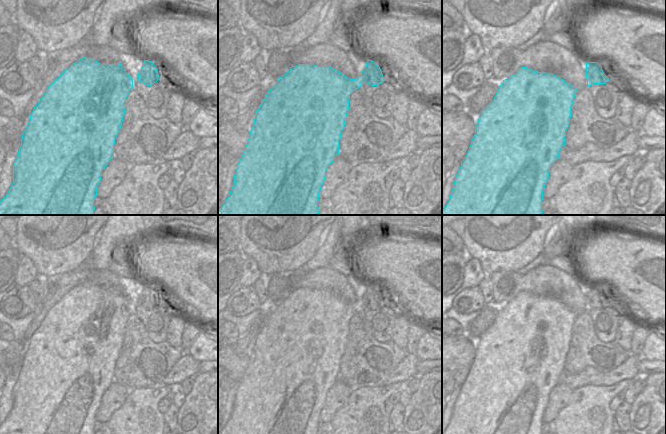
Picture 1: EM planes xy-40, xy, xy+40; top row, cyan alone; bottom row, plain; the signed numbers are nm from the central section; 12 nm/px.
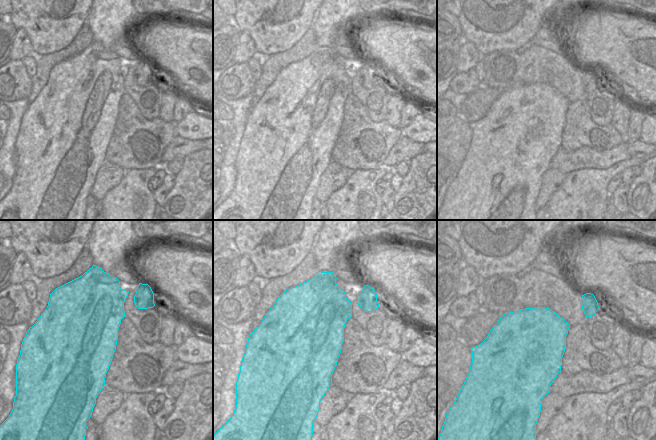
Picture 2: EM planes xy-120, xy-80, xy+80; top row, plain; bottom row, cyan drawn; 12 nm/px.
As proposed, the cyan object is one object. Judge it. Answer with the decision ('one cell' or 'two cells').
two cells

